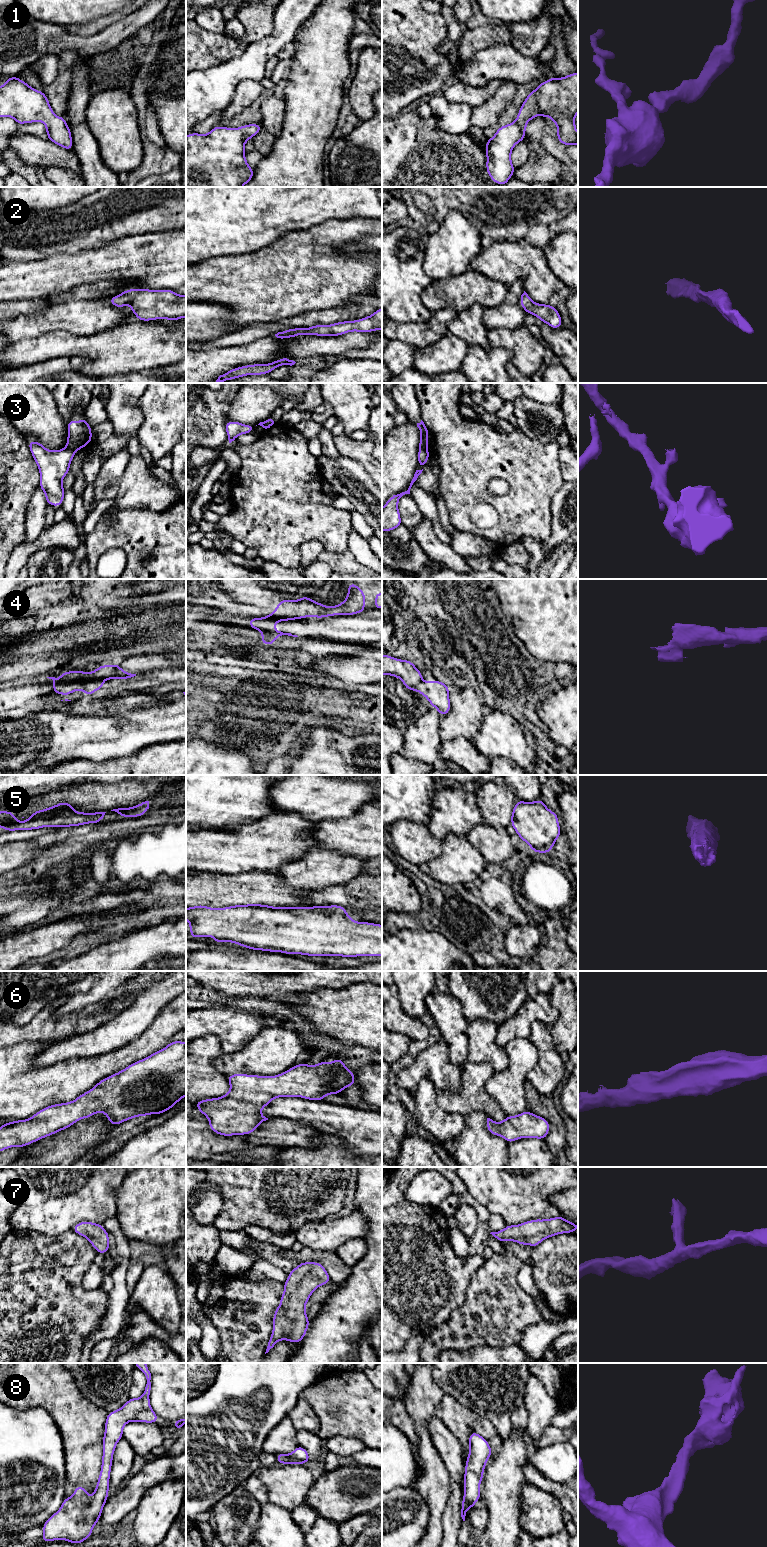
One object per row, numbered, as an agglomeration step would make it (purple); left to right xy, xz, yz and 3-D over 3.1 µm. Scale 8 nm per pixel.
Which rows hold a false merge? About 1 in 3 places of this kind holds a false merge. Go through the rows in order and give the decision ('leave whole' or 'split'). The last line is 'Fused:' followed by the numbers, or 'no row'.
1: leave whole
2: leave whole
3: split
4: split
5: split
6: leave whole
7: leave whole
8: leave whole
Fused: 3, 4, 5

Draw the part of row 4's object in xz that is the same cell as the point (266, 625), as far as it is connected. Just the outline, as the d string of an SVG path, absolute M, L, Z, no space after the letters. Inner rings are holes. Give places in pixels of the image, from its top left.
M268 614L262 618L249 618L249 628L253 628L262 632L261 643L264 645L274 646L274 641L276 638L282 635L288 635L293 637L298 637L297 635L292 635L291 633L283 633L275 629L275 624L279 621L290 621L297 620L291 618L274 617Z

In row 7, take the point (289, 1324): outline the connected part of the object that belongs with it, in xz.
M302 1262L292 1269L287 1280L283 1283L284 1292L280 1298L280 1305L274 1311L273 1330L268 1342L266 1353L280 1340L301 1343L308 1328L310 1320L305 1312L305 1307L312 1293L320 1286L331 1281L325 1267L318 1262Z

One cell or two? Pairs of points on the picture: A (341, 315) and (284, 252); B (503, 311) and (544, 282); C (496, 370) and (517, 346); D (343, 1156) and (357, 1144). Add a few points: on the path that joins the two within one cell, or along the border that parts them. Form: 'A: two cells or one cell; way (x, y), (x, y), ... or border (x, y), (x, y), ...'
A: two cells; border (355, 298), (351, 298), (341, 305), (310, 311)
B: two cells; border (507, 286), (519, 279), (523, 284), (524, 290)
C: two cells; border (491, 347), (506, 347), (511, 352), (511, 360)
D: two cells; border (341, 1144), (353, 1152), (371, 1155)

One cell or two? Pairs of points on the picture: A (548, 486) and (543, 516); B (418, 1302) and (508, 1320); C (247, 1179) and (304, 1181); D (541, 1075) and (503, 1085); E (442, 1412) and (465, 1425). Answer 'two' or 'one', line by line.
A: one
B: two
C: one
D: two
E: one

